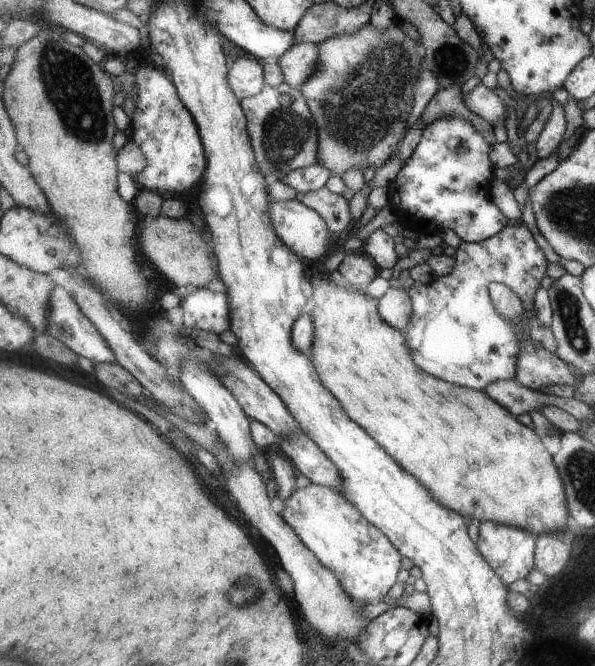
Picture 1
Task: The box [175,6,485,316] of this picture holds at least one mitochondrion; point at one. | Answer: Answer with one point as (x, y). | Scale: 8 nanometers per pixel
(359, 109)

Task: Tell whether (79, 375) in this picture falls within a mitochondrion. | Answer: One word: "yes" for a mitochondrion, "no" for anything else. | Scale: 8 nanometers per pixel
no

